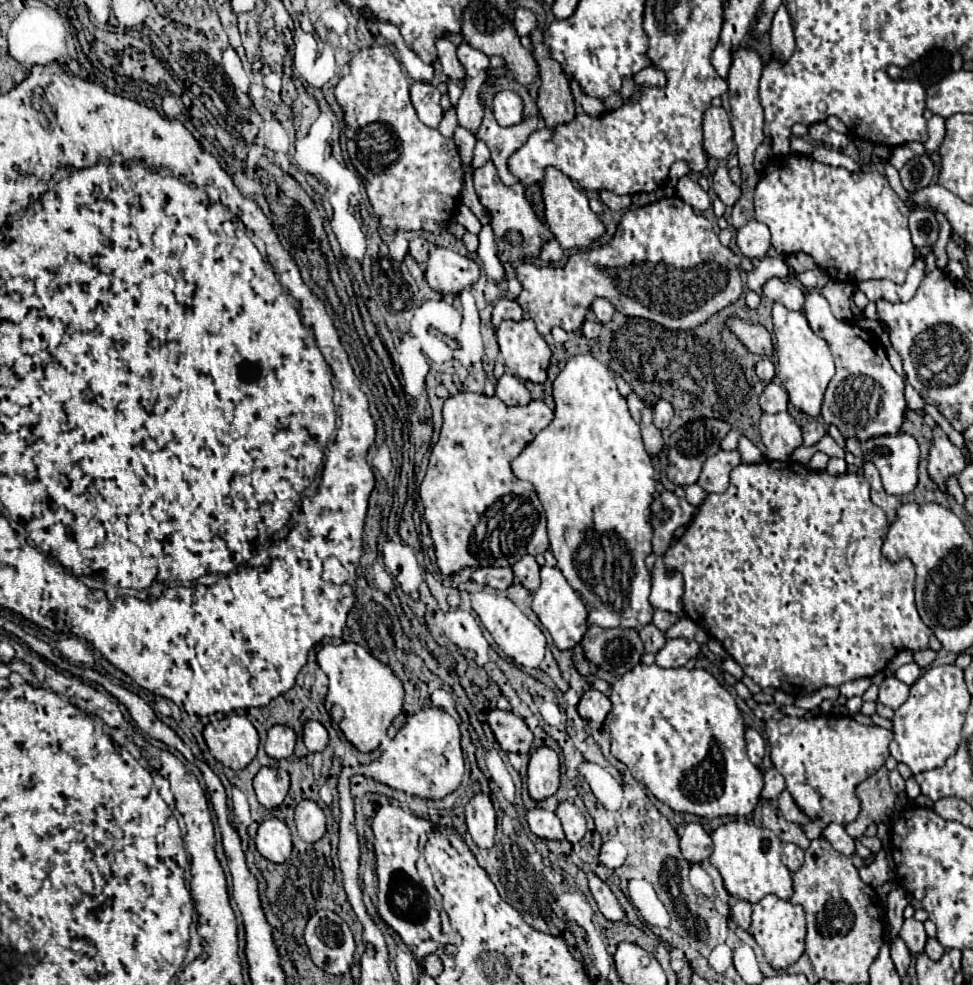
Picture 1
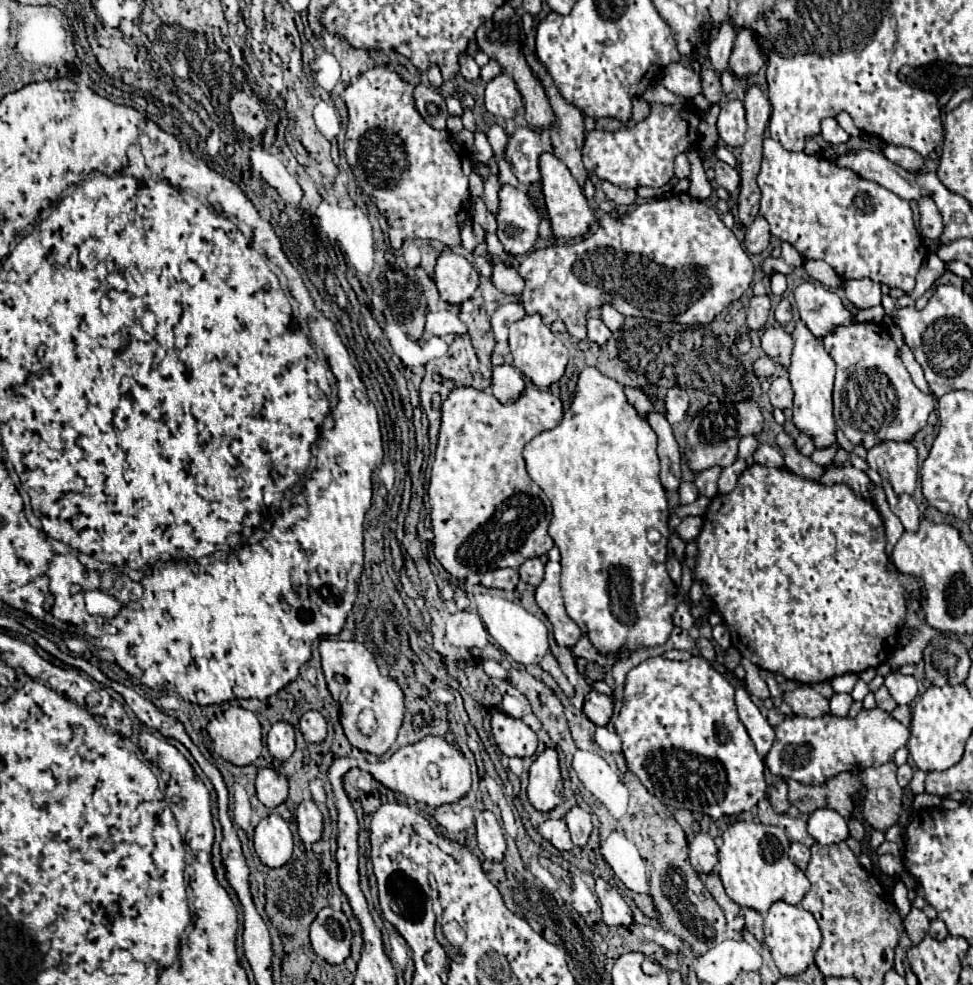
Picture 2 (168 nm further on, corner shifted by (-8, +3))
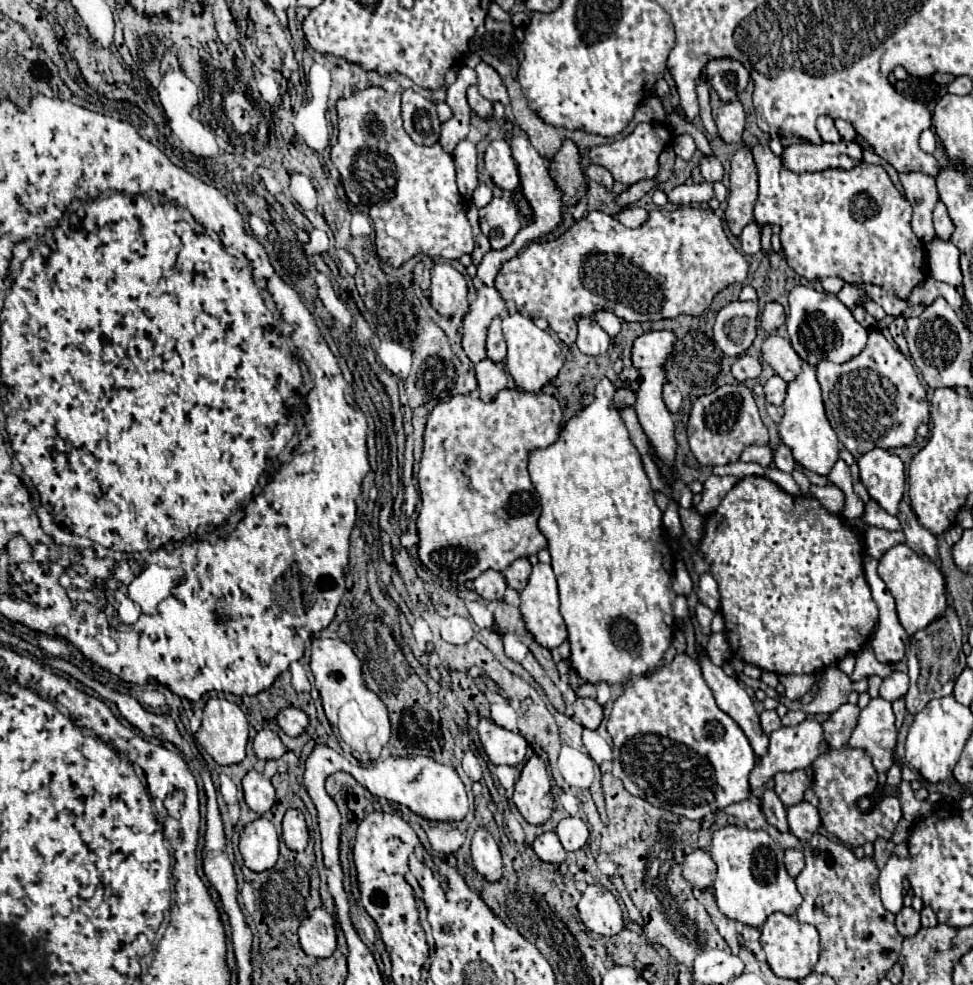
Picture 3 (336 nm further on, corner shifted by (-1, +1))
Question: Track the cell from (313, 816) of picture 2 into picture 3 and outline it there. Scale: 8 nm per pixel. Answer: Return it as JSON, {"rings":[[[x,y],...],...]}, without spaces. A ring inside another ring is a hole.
{"rings":[[[288,809],[282,821],[282,839],[288,849],[304,851],[308,845],[308,829],[304,815],[298,809]]]}

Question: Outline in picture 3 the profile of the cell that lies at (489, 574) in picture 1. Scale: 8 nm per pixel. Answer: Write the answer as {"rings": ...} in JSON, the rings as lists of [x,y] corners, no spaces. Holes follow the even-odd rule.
{"rings":[[[490,569],[474,579],[474,589],[484,601],[498,601],[504,597],[504,591],[506,591],[504,575]]]}

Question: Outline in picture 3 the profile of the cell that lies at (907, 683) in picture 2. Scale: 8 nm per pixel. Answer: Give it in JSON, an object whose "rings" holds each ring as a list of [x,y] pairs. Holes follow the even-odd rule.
{"rings":[[[894,671],[892,675],[882,679],[882,685],[880,685],[880,697],[882,699],[894,701],[894,699],[904,697],[906,691],[908,691],[908,675],[906,673]]]}

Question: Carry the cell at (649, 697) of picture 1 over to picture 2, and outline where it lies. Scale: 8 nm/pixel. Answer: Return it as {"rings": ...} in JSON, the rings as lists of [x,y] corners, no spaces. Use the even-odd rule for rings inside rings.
{"rings":[[[693,655],[687,661],[669,661],[665,657],[651,657],[651,659],[643,661],[643,663],[639,663],[637,667],[633,667],[627,673],[623,707],[621,707],[621,713],[619,713],[619,717],[615,721],[615,729],[617,729],[617,735],[623,741],[623,755],[627,759],[629,769],[645,783],[647,789],[655,789],[665,799],[665,803],[671,805],[671,807],[675,807],[675,809],[699,811],[699,813],[705,813],[705,815],[709,815],[713,819],[719,819],[723,815],[735,815],[735,813],[749,811],[761,799],[765,799],[765,795],[767,795],[767,781],[765,781],[765,773],[763,773],[765,771],[765,763],[757,755],[755,745],[749,739],[749,733],[747,733],[745,725],[739,719],[739,713],[737,713],[737,707],[735,707],[735,687],[707,659],[703,659],[703,657],[695,657]]]}

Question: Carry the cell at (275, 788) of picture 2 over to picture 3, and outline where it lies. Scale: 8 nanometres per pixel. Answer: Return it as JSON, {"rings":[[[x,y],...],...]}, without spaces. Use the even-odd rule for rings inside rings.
{"rings":[[[254,769],[248,771],[246,777],[242,779],[242,789],[244,789],[244,801],[254,813],[262,815],[274,805],[274,787],[270,779],[266,779],[262,773]]]}

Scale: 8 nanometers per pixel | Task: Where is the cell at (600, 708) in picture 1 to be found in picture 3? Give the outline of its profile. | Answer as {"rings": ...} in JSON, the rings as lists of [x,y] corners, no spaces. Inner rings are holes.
{"rings":[[[576,699],[572,719],[586,729],[598,729],[602,721],[602,707],[594,699]]]}

